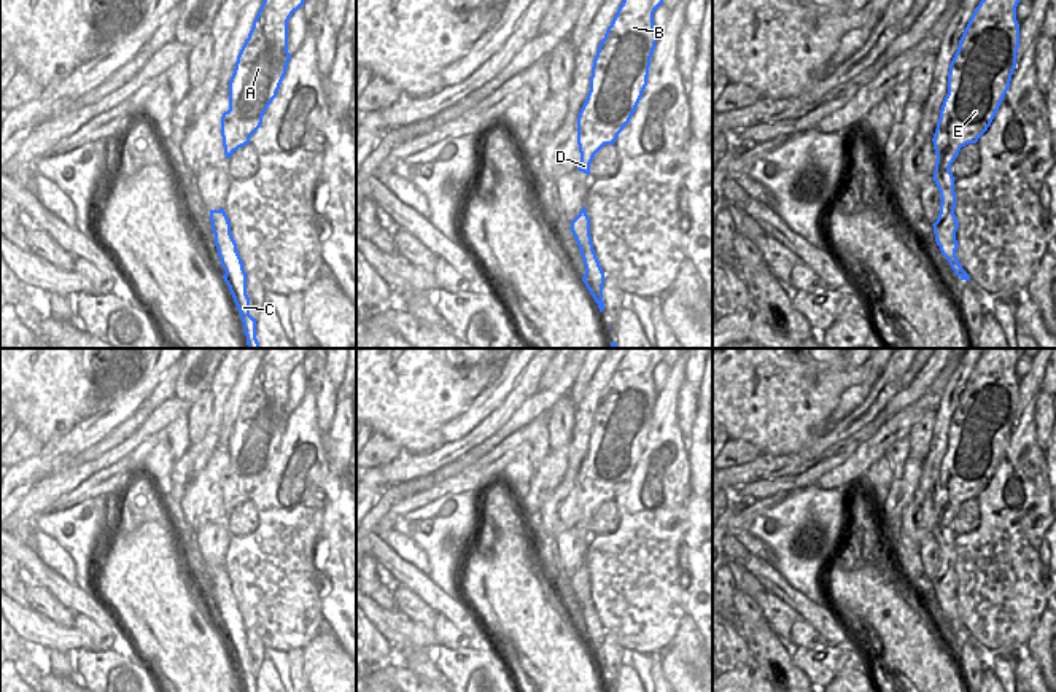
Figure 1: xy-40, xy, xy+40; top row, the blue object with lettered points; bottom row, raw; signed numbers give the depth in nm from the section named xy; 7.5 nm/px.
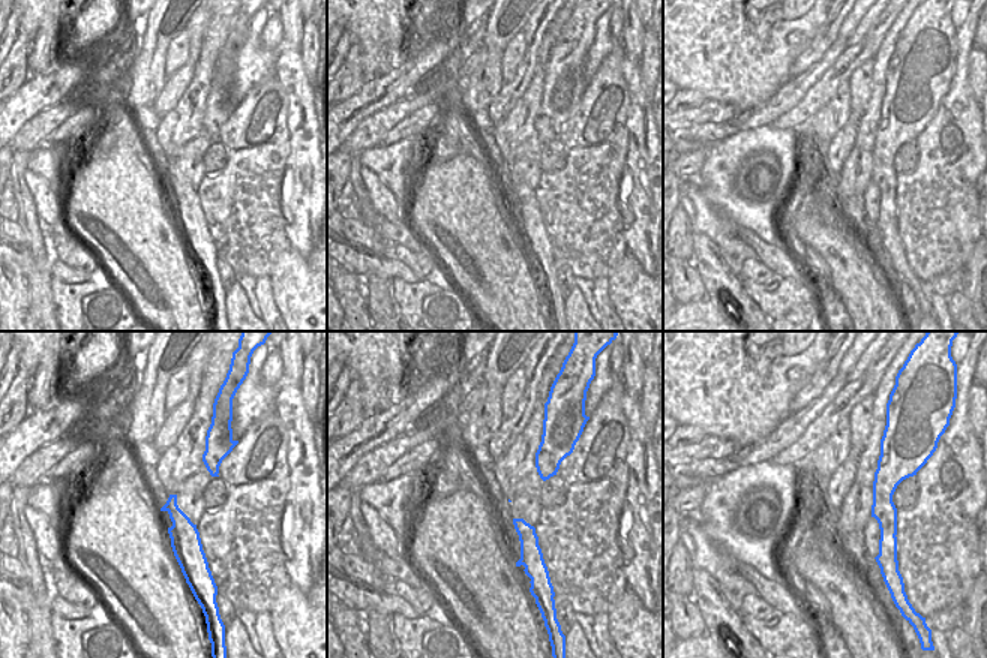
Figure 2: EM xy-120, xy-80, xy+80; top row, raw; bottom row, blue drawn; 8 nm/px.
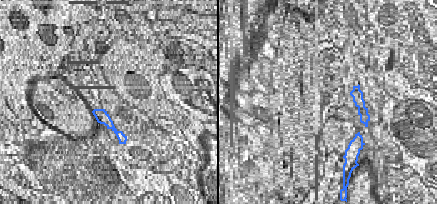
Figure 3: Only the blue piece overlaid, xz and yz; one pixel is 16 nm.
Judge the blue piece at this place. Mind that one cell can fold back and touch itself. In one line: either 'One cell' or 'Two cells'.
Two cells.

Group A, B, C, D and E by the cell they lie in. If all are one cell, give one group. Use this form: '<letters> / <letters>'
A B D E / C

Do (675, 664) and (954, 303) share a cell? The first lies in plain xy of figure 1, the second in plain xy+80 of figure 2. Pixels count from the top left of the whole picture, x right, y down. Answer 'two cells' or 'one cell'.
one cell

